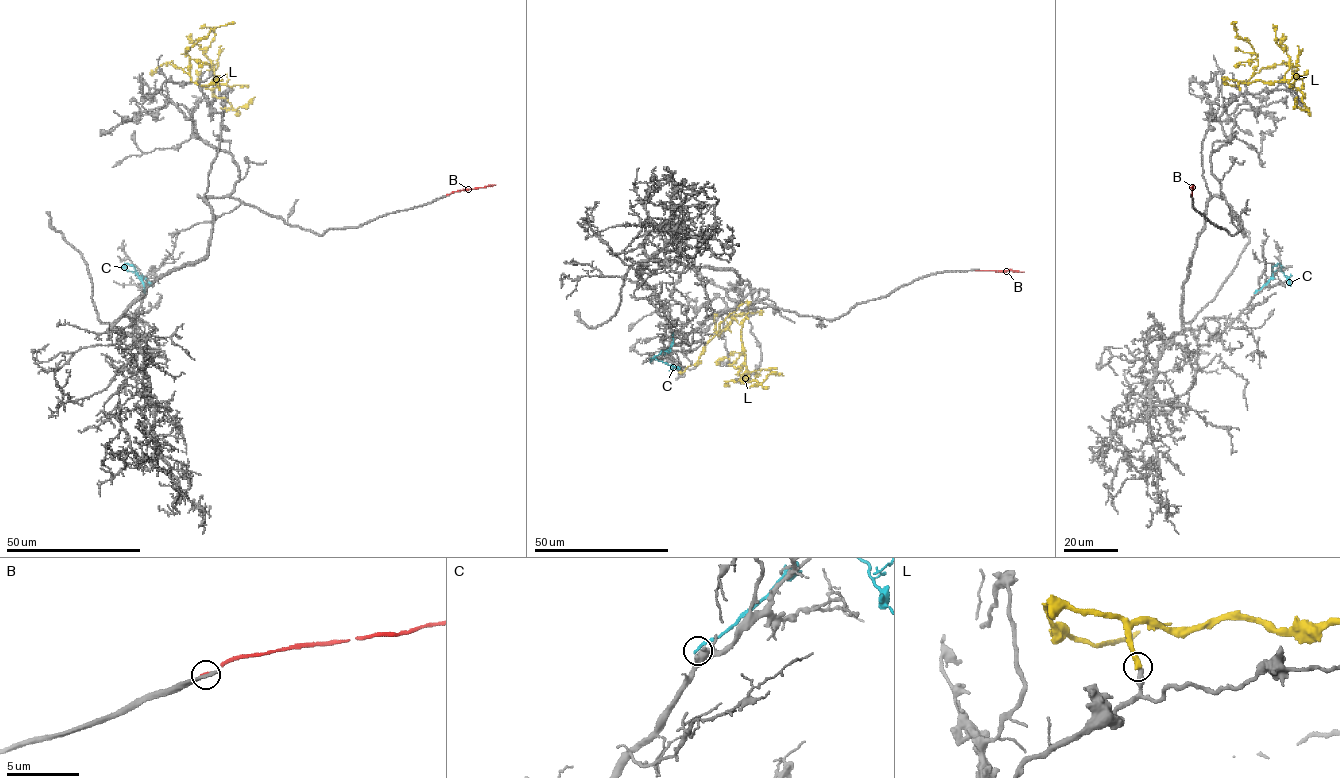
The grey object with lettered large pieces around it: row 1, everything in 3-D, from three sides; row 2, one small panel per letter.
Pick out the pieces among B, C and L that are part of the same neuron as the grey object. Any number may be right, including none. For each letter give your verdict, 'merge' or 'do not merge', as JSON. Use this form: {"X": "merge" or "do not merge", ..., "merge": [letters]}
{"B": "do not merge", "C": "do not merge", "L": "do not merge", "merge": []}

